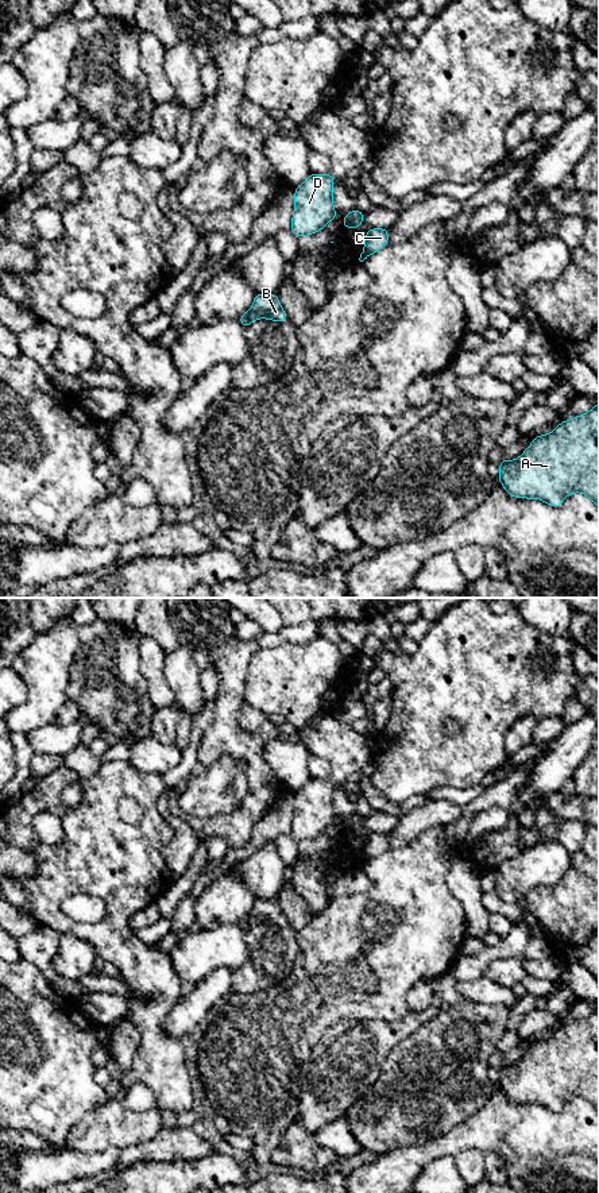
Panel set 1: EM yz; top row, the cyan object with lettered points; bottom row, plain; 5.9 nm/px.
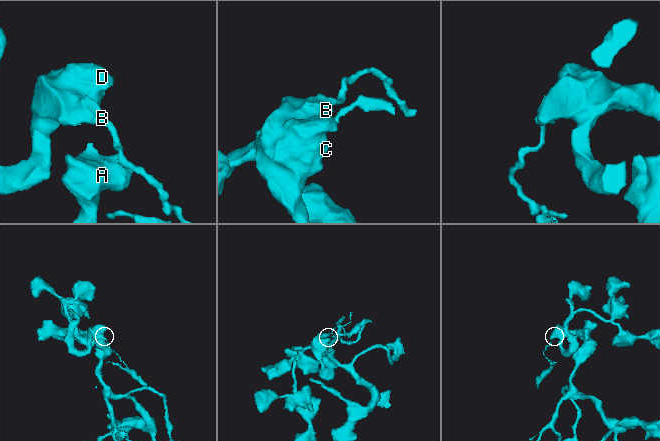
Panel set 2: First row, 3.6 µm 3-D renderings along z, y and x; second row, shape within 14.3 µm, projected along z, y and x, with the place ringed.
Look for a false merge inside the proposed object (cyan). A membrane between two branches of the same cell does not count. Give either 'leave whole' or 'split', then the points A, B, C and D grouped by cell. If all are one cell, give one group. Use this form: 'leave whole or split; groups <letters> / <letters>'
split; groups A C D / B

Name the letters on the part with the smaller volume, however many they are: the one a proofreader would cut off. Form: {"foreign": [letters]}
{"foreign": ["B"]}

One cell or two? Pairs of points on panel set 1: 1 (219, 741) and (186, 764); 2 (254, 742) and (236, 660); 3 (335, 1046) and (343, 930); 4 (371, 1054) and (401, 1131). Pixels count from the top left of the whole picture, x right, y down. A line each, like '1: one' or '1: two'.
1: two
2: one
3: two
4: two

